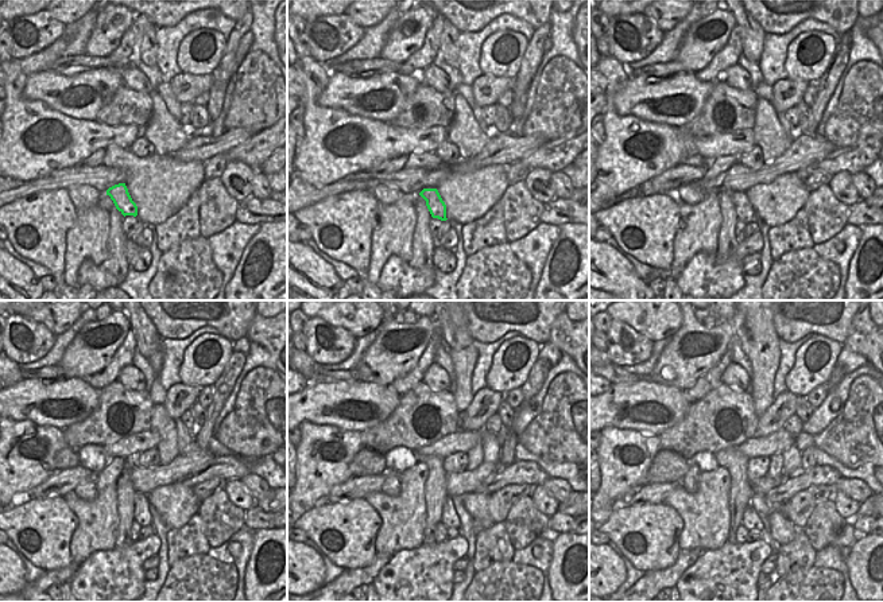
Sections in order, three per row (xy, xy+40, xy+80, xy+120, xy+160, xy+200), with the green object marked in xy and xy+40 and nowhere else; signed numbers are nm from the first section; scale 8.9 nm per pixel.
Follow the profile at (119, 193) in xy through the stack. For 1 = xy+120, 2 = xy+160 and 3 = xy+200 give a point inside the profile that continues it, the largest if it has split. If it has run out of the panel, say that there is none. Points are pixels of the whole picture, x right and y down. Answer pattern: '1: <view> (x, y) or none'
1: xy+120 (142, 516)
2: xy+160 (449, 519)
3: xy+200 (751, 520)

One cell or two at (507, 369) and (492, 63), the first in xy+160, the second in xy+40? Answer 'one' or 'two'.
one

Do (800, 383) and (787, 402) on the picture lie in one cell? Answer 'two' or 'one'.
two

